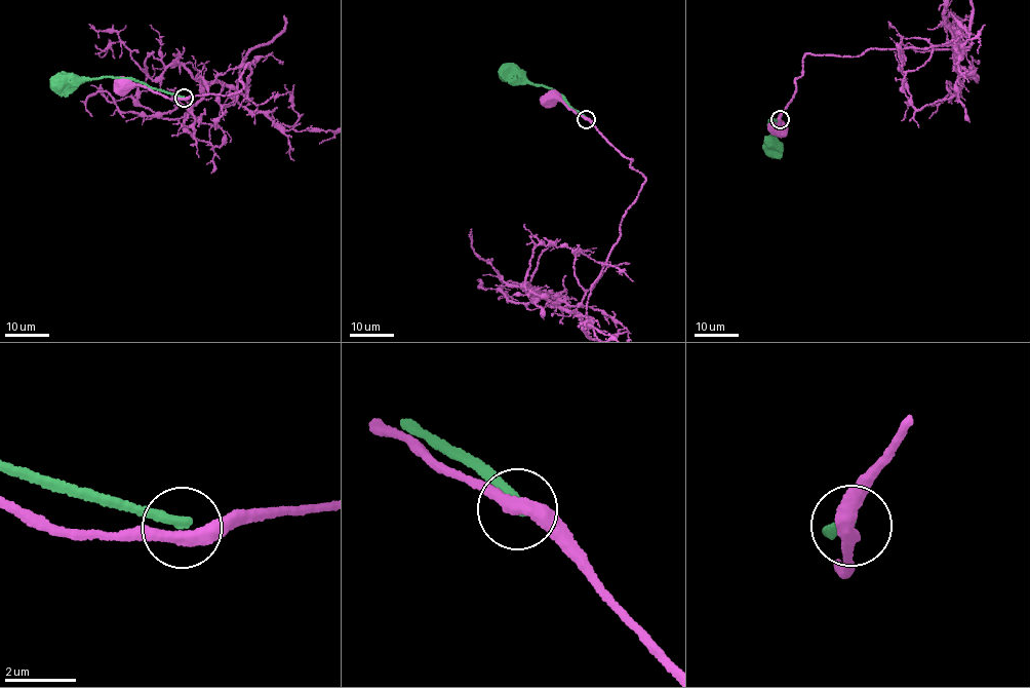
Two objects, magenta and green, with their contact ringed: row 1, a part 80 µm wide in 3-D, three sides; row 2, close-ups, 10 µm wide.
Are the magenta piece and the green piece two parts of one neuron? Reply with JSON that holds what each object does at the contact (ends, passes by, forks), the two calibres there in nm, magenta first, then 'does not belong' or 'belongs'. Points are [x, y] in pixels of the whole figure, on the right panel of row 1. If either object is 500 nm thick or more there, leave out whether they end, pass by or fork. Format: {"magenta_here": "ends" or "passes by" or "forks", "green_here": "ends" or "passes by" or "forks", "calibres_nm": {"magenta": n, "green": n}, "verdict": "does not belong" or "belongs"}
{"magenta_here": "passes by", "green_here": "ends", "calibres_nm": {"magenta": 360, "green": 280}, "verdict": "does not belong"}

